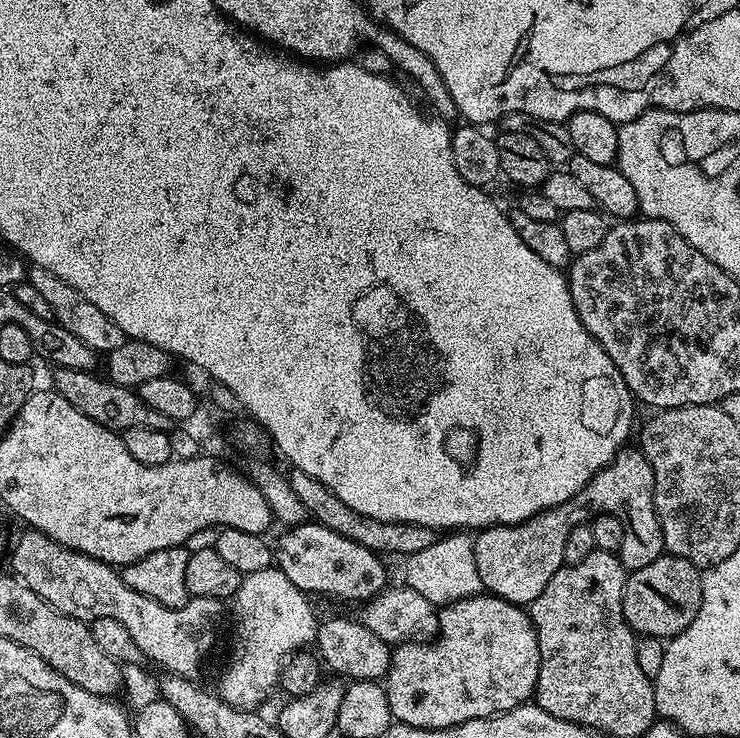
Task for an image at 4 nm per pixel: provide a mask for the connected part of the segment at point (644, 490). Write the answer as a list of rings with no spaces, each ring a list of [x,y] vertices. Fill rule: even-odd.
[[[625,446],[574,498],[568,499],[558,507],[548,508],[544,512],[531,516],[529,520],[523,520],[520,524],[496,524],[492,528],[482,528],[475,533],[474,557],[478,564],[478,575],[481,578],[483,591],[511,604],[530,606],[534,598],[542,594],[542,590],[546,588],[558,569],[563,567],[565,556],[563,543],[566,540],[566,534],[574,528],[576,523],[583,523],[585,518],[591,517],[593,513],[602,512],[616,516],[624,523],[622,546],[618,555],[620,563],[628,572],[642,570],[642,566],[650,566],[650,562],[665,555],[662,526],[654,502],[654,470],[650,470],[650,462],[639,447]]]

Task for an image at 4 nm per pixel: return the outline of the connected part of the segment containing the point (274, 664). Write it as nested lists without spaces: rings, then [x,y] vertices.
[[[275,566],[266,570],[247,573],[241,579],[235,596],[230,601],[230,620],[236,623],[236,645],[232,648],[232,657],[220,676],[218,694],[226,703],[235,708],[259,709],[260,703],[271,694],[280,682],[280,669],[288,657],[307,649],[315,641],[318,616],[312,613],[313,601],[305,592],[298,590],[286,574]]]

